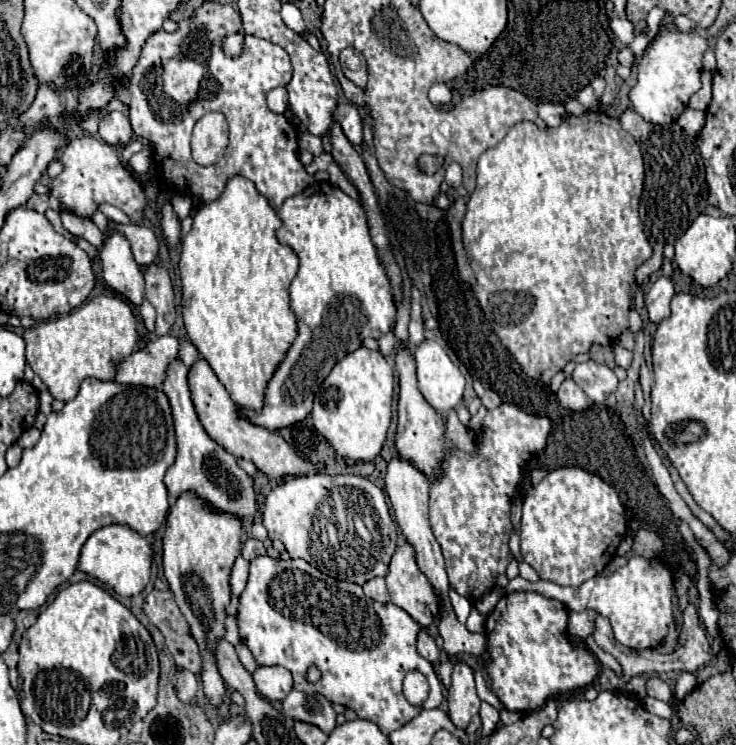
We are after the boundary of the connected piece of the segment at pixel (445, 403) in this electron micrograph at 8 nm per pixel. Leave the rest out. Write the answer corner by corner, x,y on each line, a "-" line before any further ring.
426,340
420,346
416,346
414,350
414,360
416,360
416,376
418,376
418,390
422,392
424,400
438,412
446,414
450,408
456,408
462,400
462,392
464,392
464,376
458,370
458,366
448,358
446,350
434,342
434,340

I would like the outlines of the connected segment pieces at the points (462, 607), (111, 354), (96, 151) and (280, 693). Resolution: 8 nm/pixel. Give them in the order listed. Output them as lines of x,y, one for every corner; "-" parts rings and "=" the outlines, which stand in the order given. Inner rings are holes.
450,586
450,590
448,590
448,598
450,598
450,602
452,602
452,608
454,608
458,620
464,624
466,618
468,618
468,612
470,612
470,600
466,600
464,596
458,596
458,592
454,592
452,586
=
98,294
74,308
64,316
36,322
36,326
22,330
20,336
26,342
26,360
32,370
48,386
50,394
62,402
72,400
84,378
112,380
112,362
134,352
138,334
136,320
128,302
120,296
=
80,136
68,142
60,154
60,160
64,164
64,172
54,178
52,194
62,200
64,210
90,218
90,214
98,210
100,202
108,202
126,212
134,224
142,218
142,210
146,206
144,190
140,182
124,168
114,146
106,144
98,136
=
258,666
252,674
256,688
268,700
284,700
292,690
292,674
282,666

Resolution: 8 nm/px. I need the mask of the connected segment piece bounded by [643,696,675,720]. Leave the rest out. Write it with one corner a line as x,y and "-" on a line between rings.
649,696
643,699
643,707
648,712
669,720
675,714
674,708
669,703
659,701

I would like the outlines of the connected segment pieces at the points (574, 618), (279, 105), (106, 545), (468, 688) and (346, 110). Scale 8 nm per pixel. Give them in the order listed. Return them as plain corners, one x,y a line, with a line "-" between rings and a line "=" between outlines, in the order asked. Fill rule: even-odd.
586,608
582,612
570,610
568,612
568,634
578,636
582,642
586,642
586,638
592,636
596,630
596,618
598,618
598,612
594,612
592,608
=
278,86
268,92
268,106
272,112
282,114
288,108
288,92
284,86
=
110,524
104,528
98,528
82,546
80,564
78,568
100,582
104,582
110,590
114,590
118,596
136,596
144,590
144,586
150,580
150,566
152,566
152,546
146,540
146,536
138,534
126,524
=
458,662
452,672
452,684
448,688
448,714
458,728
466,728
470,718
480,710
480,698
474,686
474,672
464,662
=
338,104
336,108
336,120
342,126
346,138
358,146
362,142
362,118
354,104

